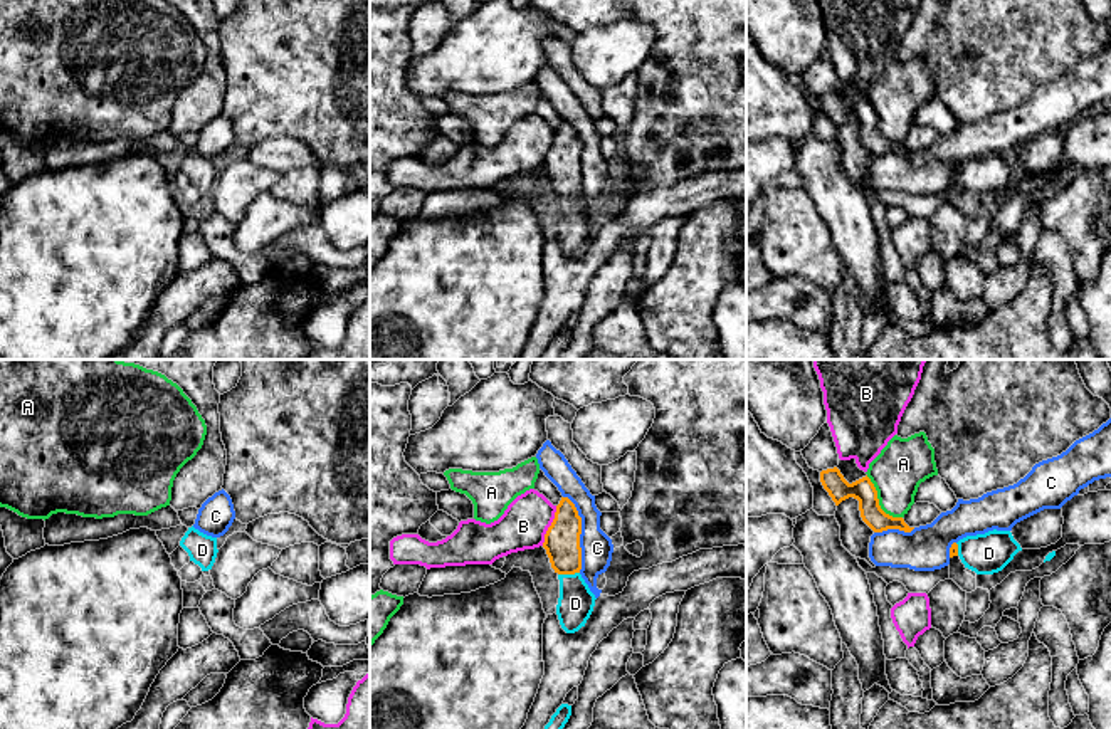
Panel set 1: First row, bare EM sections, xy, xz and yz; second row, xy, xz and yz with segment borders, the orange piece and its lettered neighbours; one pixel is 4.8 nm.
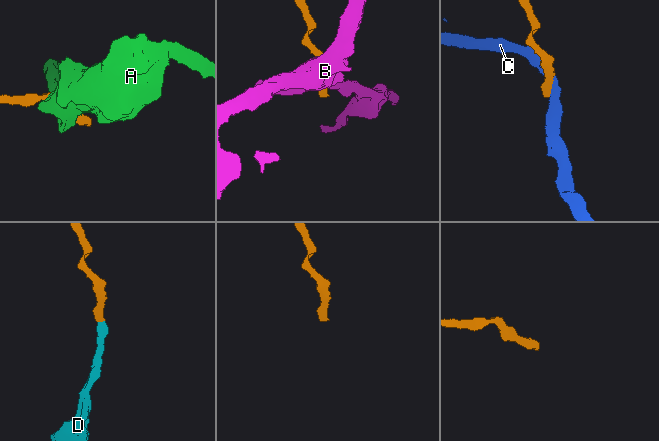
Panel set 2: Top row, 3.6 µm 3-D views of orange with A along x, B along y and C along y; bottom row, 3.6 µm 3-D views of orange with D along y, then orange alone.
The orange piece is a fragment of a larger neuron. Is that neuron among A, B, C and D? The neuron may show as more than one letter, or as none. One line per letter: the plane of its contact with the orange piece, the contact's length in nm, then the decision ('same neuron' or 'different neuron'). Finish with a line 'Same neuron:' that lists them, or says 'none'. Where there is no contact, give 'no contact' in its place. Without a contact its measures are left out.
A: contact in yz; length 260 nm; different neuron
B: contact in xz; length 200 nm; different neuron
C: contact in xz; length 380 nm; different neuron
D: contact in xz; length 110 nm; same neuron
Same neuron: D

